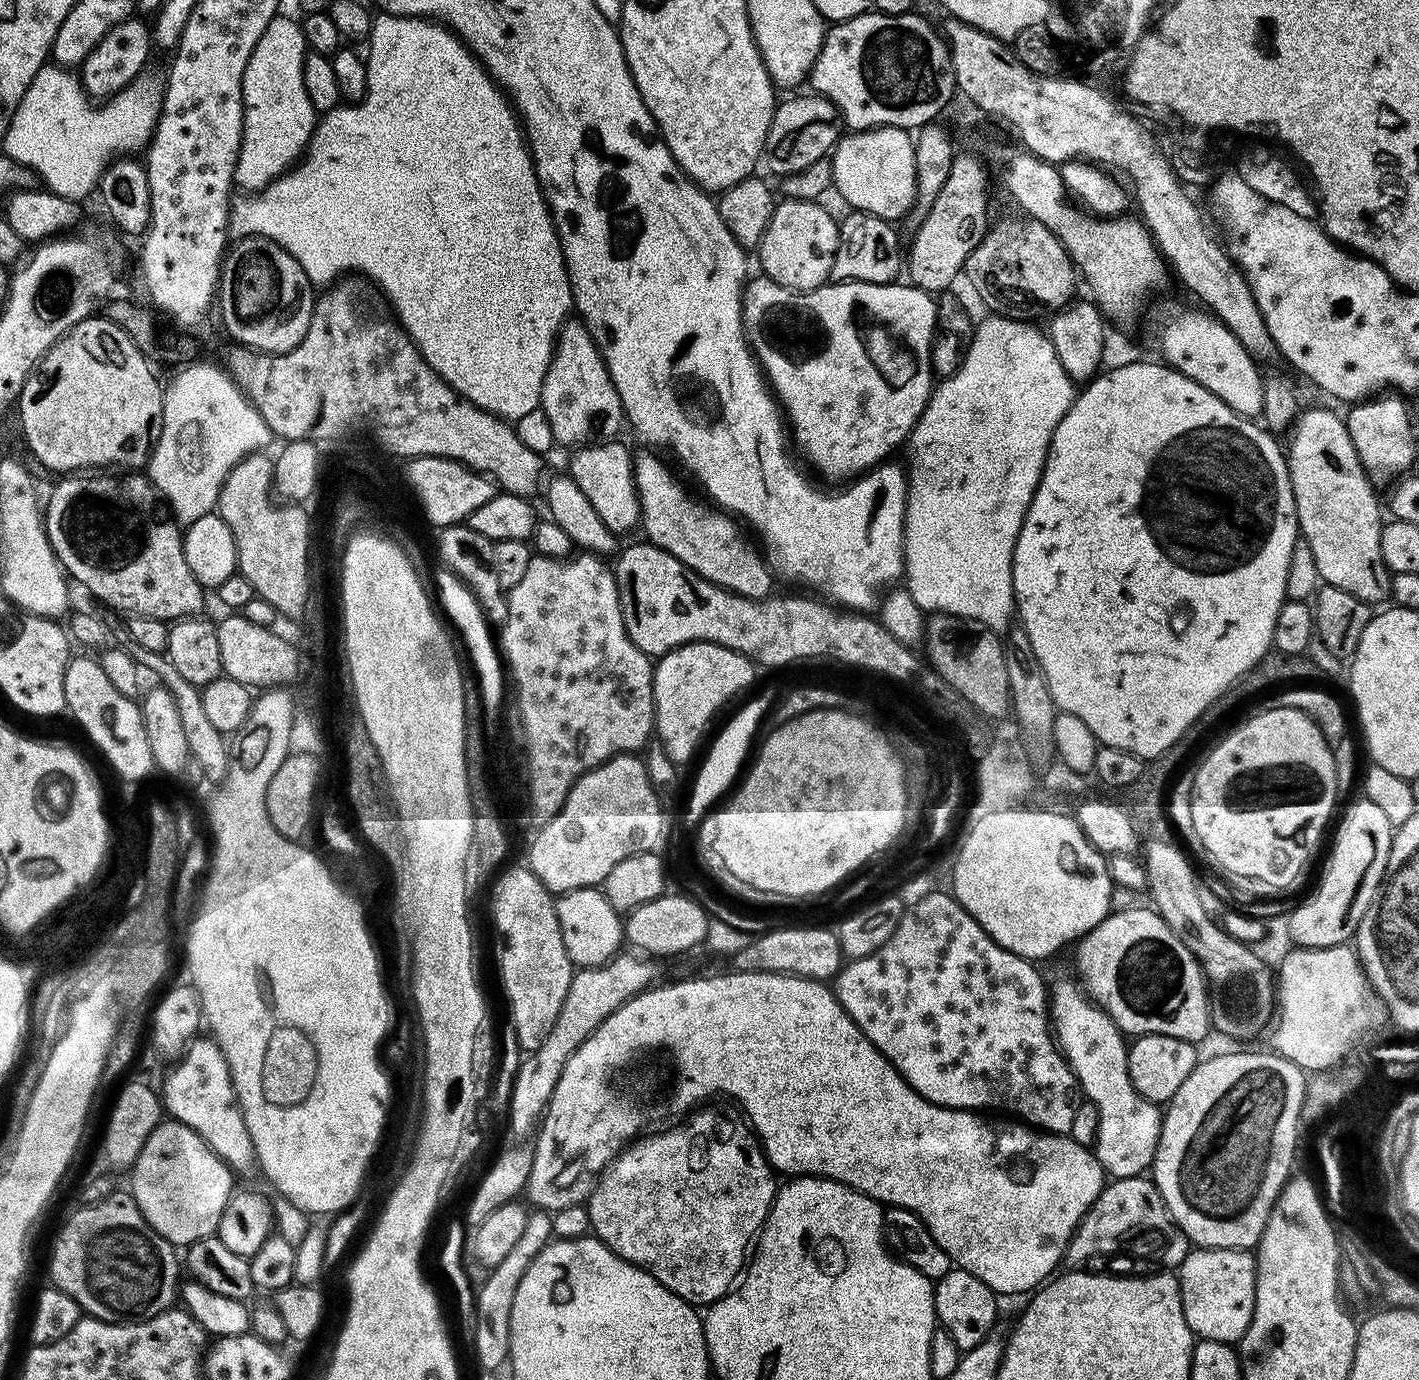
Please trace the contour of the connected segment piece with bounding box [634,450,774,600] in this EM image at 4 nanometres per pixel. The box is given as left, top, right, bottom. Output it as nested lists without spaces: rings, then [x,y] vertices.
[[[644,451],[648,452],[635,457],[634,467],[636,469],[636,493],[640,499],[642,529],[644,528],[645,534],[648,535],[645,537],[662,550],[674,554],[674,558],[681,560],[686,567],[697,572],[702,578],[706,578],[734,594],[748,596],[751,600],[763,600],[773,595],[774,573],[758,551],[757,545],[748,544],[747,538],[740,533],[739,526],[741,527],[741,525],[729,513],[705,502],[699,495],[697,495],[698,497],[691,496],[684,489],[683,482],[656,457],[659,455],[655,451]]]

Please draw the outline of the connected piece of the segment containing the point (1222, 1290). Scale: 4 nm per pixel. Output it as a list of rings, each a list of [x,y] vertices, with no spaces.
[[[1193,1247],[1178,1269],[1180,1297],[1193,1337],[1213,1340],[1219,1344],[1235,1345],[1246,1334],[1254,1314],[1256,1297],[1256,1257],[1242,1248],[1198,1248]]]

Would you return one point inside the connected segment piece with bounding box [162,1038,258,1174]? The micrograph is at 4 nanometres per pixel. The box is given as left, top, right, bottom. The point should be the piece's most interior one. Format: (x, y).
(199, 1093)

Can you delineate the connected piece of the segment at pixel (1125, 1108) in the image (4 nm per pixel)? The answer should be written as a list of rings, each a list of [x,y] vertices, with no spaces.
[[[1075,979],[1072,980],[1060,980],[1050,988],[1050,1024],[1054,1029],[1054,1039],[1072,1068],[1076,1081],[1080,1083],[1083,1099],[1098,1110],[1098,1134],[1094,1145],[1098,1162],[1109,1177],[1121,1180],[1139,1176],[1151,1169],[1152,1159],[1158,1150],[1160,1131],[1164,1125],[1161,1105],[1138,1094],[1138,1090],[1130,1082],[1126,1071],[1125,1033],[1121,1032],[1118,1025],[1089,999],[1083,987]]]

